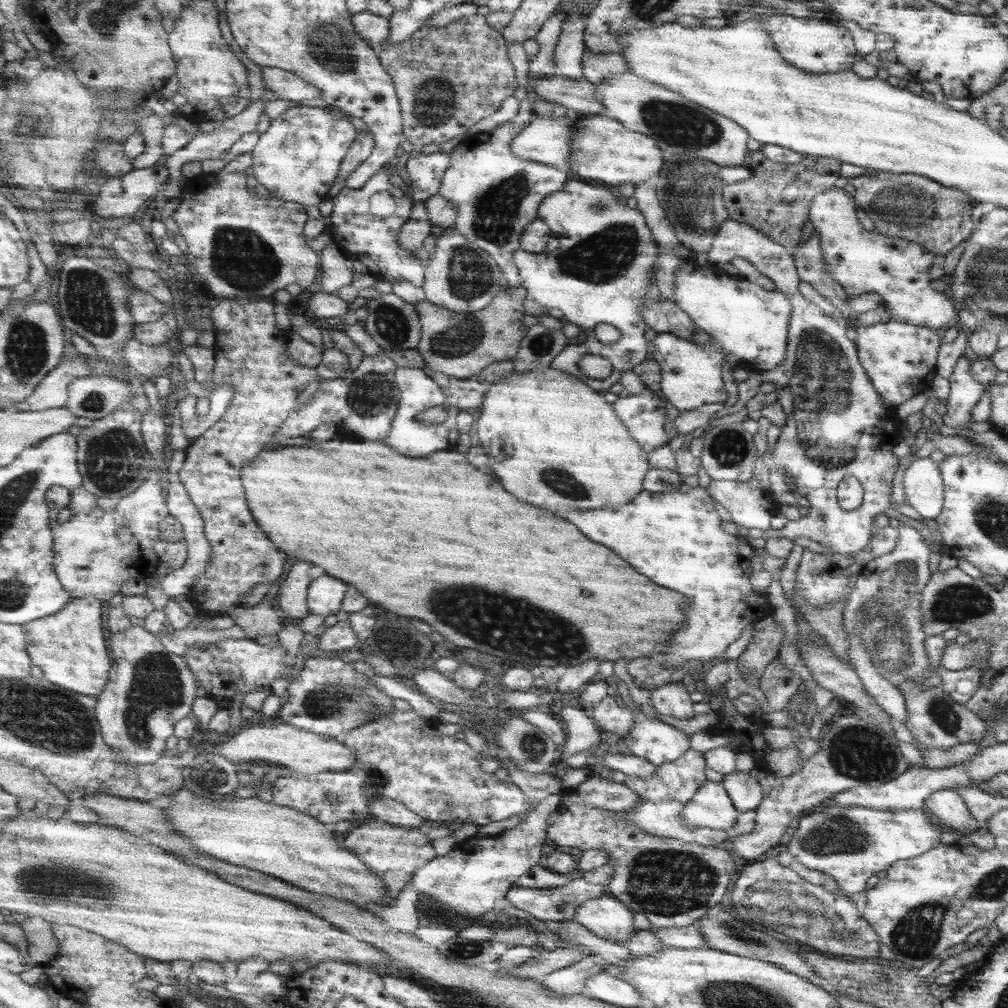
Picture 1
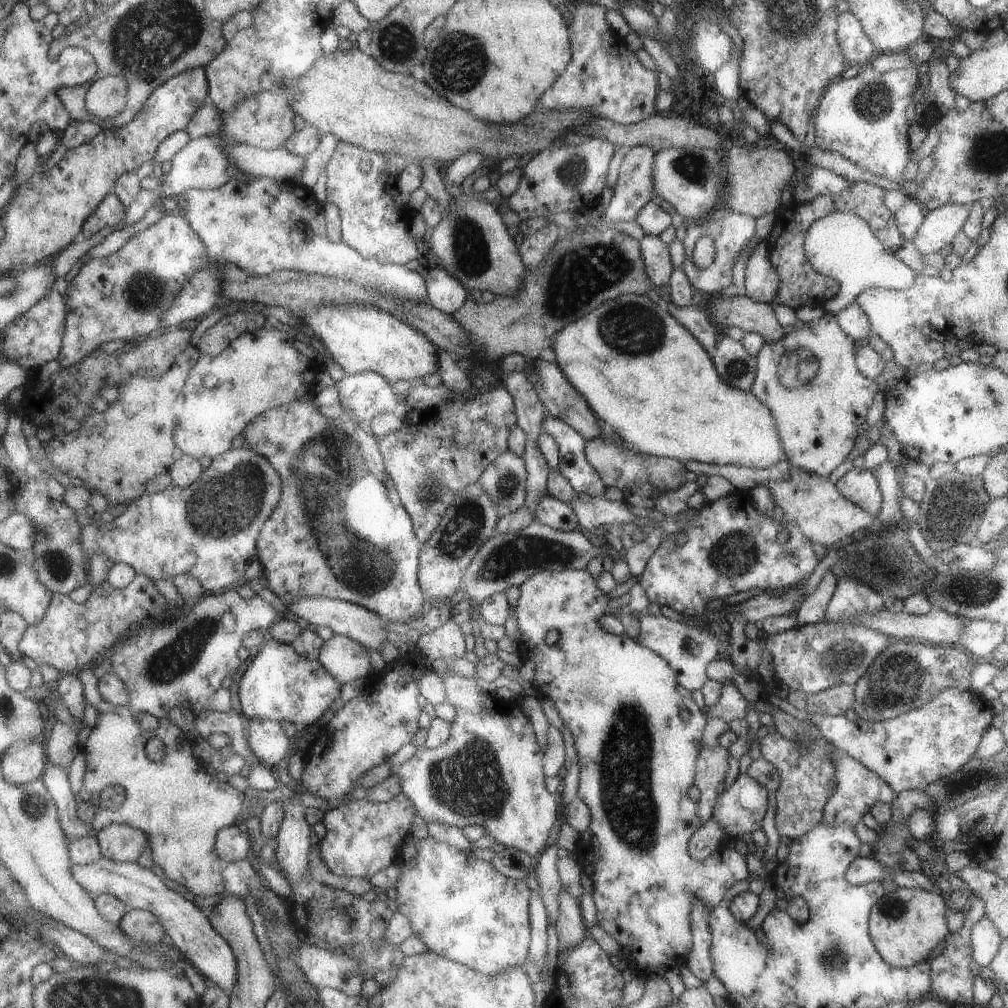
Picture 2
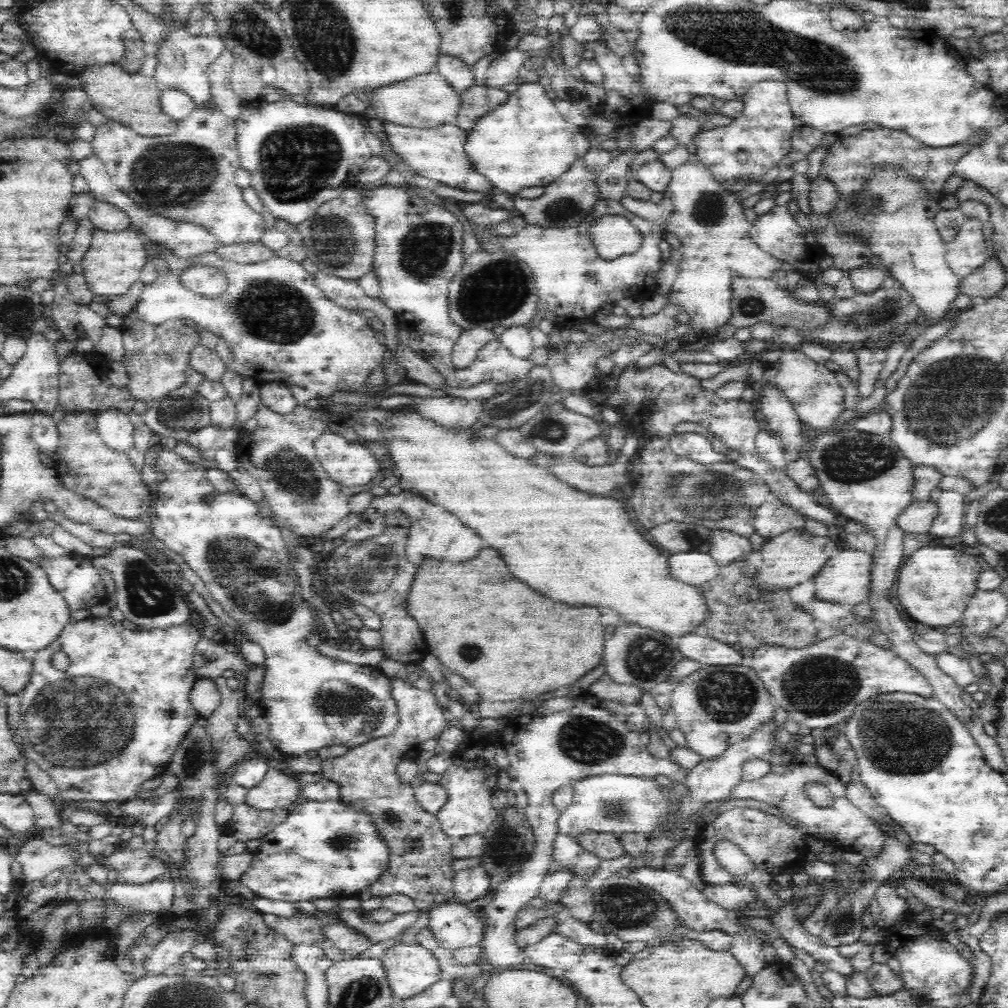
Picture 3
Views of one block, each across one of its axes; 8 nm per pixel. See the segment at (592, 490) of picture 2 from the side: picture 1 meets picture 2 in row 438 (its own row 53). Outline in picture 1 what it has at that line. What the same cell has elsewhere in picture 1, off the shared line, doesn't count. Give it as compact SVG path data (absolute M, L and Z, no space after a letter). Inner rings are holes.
M573 16L567 18L563 26L561 40L555 48L555 74L561 74L567 80L583 80L585 78L585 32L587 32L587 18Z

